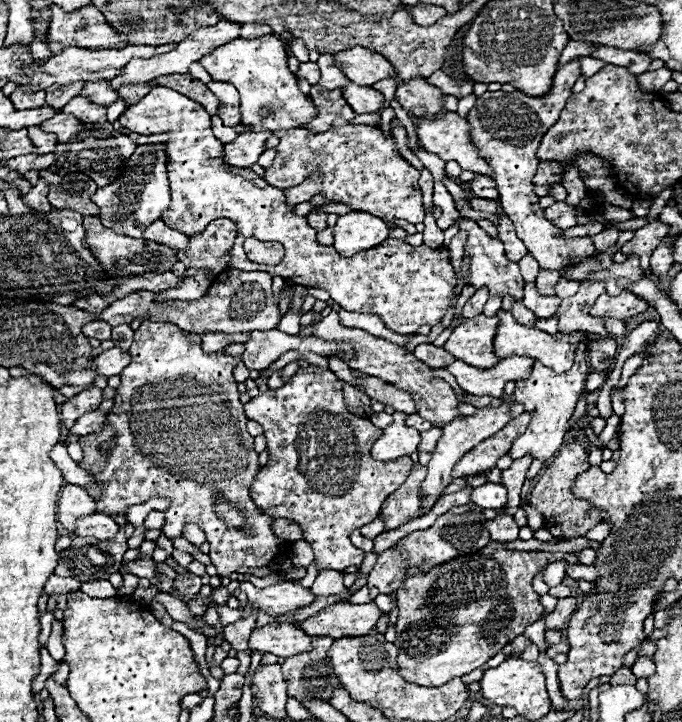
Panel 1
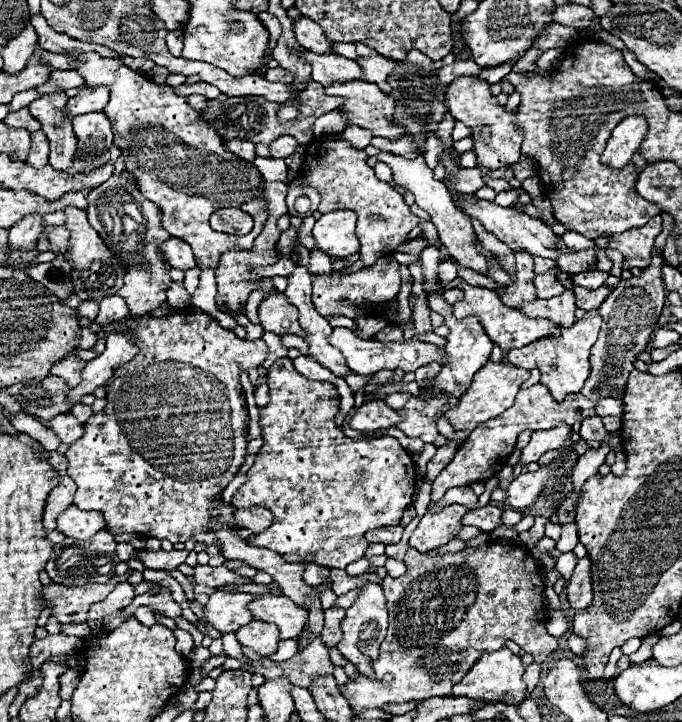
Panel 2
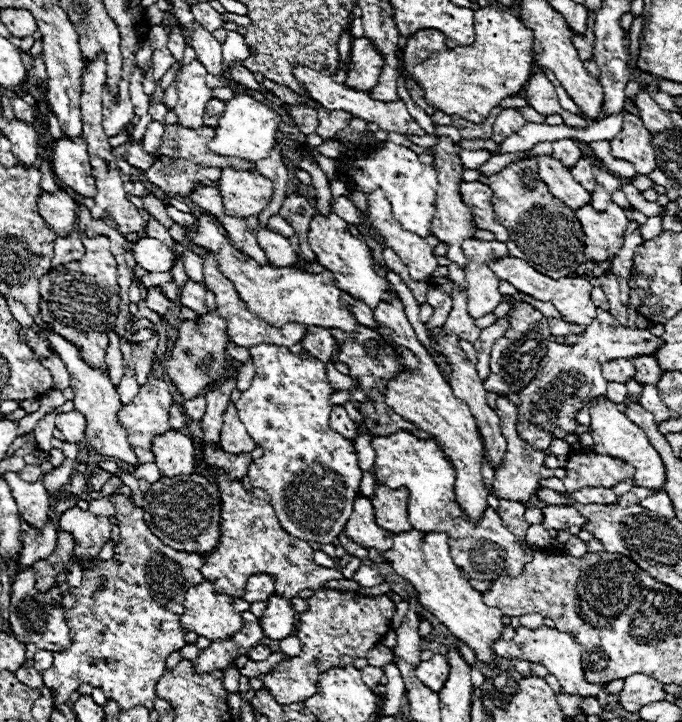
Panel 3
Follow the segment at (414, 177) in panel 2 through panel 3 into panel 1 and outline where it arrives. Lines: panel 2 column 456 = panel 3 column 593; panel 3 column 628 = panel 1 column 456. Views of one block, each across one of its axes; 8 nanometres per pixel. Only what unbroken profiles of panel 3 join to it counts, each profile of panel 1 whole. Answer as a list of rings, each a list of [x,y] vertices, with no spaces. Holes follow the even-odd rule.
[[[458,218],[456,224],[460,226],[460,230],[466,230],[468,232],[468,240],[466,240],[466,252],[470,254],[470,284],[474,288],[488,288],[490,296],[512,296],[512,298],[518,298],[522,300],[524,296],[524,278],[520,274],[520,268],[516,262],[510,262],[506,256],[504,256],[504,246],[500,240],[496,238],[490,238],[474,220],[464,220],[464,218]]]

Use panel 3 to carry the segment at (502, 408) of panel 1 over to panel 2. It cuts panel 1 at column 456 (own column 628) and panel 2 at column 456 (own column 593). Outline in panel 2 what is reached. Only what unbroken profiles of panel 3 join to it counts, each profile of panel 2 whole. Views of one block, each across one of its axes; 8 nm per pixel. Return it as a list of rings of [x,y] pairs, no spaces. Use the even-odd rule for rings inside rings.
[[[488,360],[478,370],[478,374],[474,376],[474,382],[472,382],[468,394],[458,402],[458,406],[454,406],[446,412],[448,422],[456,428],[456,432],[448,440],[452,440],[452,438],[466,440],[470,436],[470,432],[474,430],[474,426],[478,426],[480,422],[486,422],[488,418],[496,418],[496,414],[502,414],[502,410],[510,408],[512,402],[514,402],[514,394],[520,390],[522,382],[528,380],[528,376],[530,376],[528,370],[516,368],[510,362],[492,362],[492,360]]]

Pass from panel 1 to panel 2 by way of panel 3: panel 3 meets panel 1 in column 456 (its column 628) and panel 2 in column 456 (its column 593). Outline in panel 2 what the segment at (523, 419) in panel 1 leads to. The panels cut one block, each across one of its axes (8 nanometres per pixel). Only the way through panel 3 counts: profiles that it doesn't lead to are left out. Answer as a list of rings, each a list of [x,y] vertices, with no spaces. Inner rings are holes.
[[[658,250],[652,252],[652,262],[646,266],[646,272],[642,276],[632,276],[630,280],[620,280],[620,284],[612,290],[612,294],[600,304],[600,314],[606,320],[604,326],[600,328],[598,342],[592,346],[592,358],[590,358],[590,376],[584,382],[582,392],[578,394],[568,394],[562,402],[554,400],[550,390],[542,384],[534,384],[526,390],[520,390],[516,394],[514,406],[510,406],[506,412],[500,416],[482,422],[478,428],[472,430],[472,440],[470,436],[466,442],[456,450],[454,458],[450,464],[438,474],[438,478],[432,482],[432,492],[430,500],[438,502],[442,494],[448,488],[454,486],[468,486],[474,484],[476,480],[488,480],[496,476],[506,464],[508,454],[512,454],[516,438],[524,430],[548,430],[550,426],[556,426],[558,422],[580,422],[584,418],[596,416],[596,404],[602,398],[608,398],[614,394],[624,394],[628,374],[634,370],[634,362],[638,360],[640,352],[648,352],[650,346],[650,336],[658,324],[658,318],[664,308],[666,300],[666,290],[662,284],[662,264],[664,258]]]

